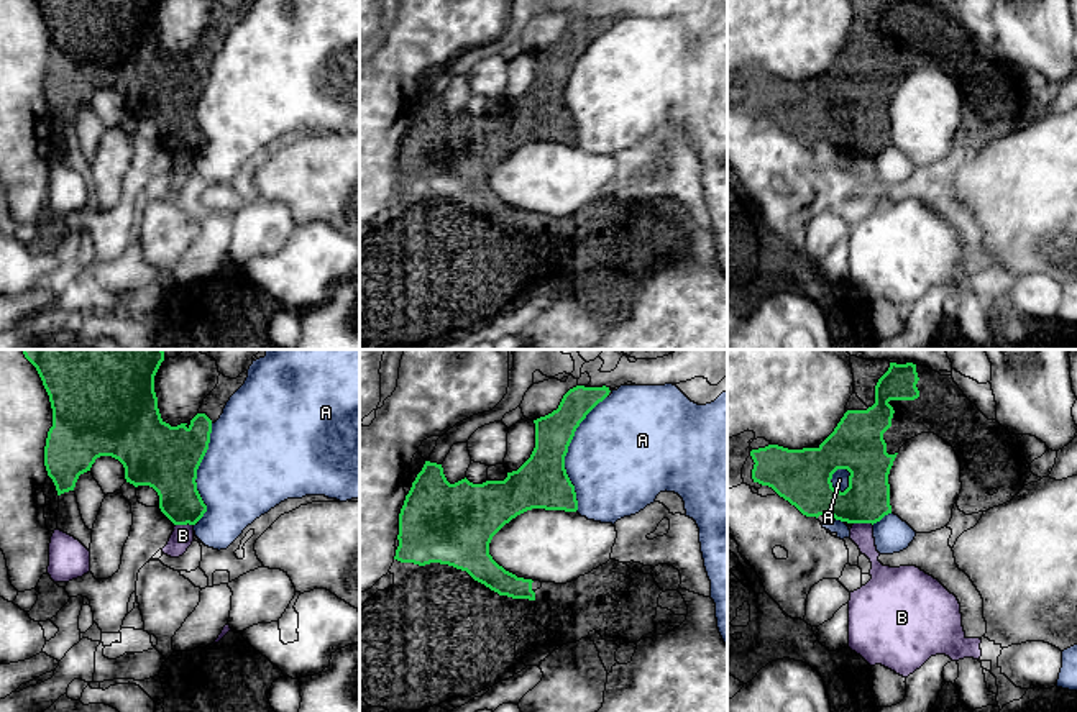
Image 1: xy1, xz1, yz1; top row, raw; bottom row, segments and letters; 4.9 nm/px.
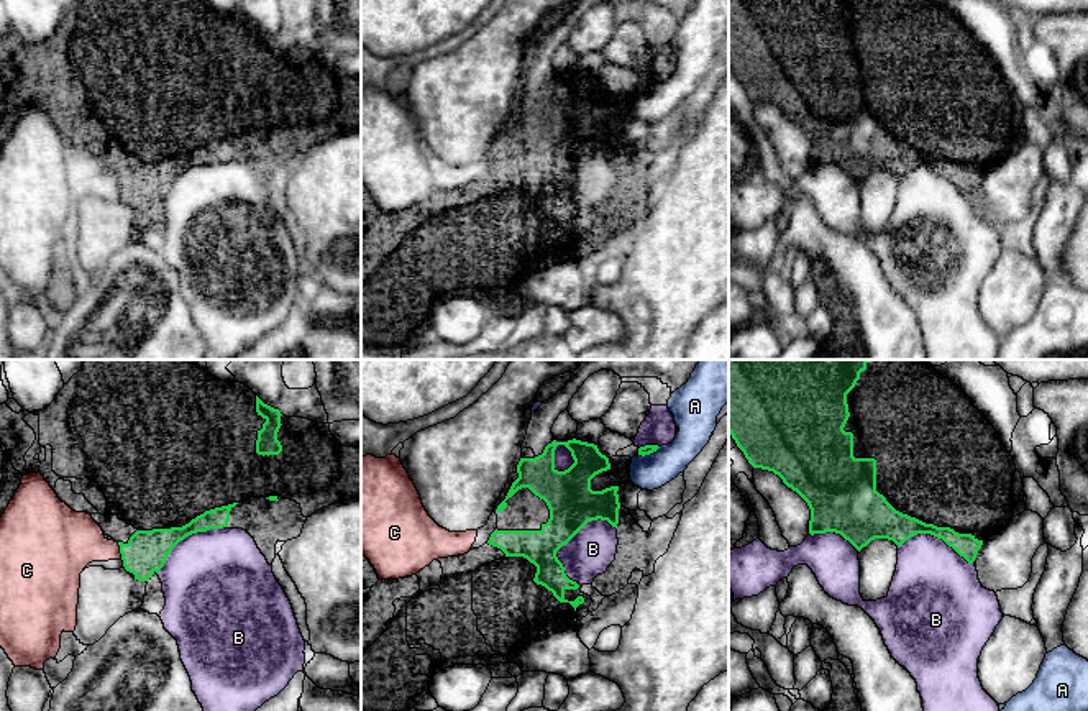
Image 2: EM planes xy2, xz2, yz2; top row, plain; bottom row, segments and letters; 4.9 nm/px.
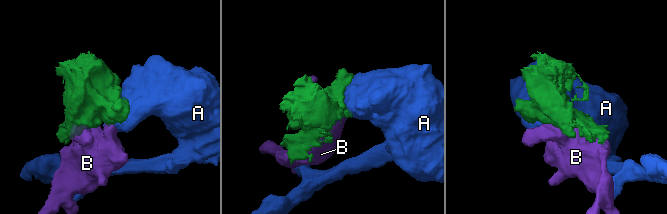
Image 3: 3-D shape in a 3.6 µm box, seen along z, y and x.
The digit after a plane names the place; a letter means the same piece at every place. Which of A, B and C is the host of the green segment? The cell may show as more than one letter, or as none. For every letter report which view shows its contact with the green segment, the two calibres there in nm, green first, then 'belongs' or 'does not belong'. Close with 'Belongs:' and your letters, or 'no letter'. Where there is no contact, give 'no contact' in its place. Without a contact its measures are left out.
A: contact in xz1; calibres 260 and 480 nm; does not belong
B: contact in xz2; calibres 240 and 220 nm; does not belong
C: contact in xy2; calibres 200 and 280 nm; belongs
Belongs: C

